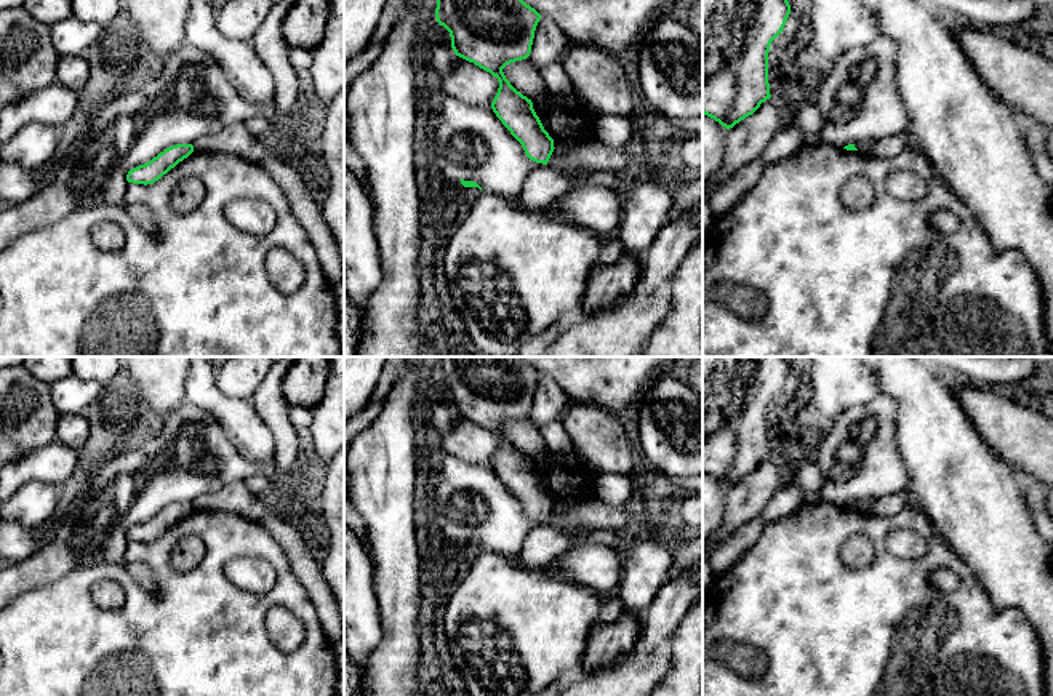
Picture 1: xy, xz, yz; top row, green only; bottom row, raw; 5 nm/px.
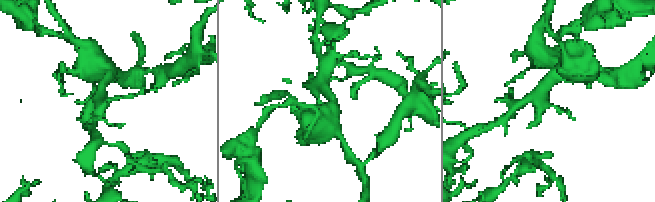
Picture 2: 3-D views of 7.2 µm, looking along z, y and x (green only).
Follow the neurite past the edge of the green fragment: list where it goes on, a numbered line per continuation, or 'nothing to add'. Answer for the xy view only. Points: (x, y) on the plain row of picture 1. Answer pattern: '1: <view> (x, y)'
1: xy (303, 554)

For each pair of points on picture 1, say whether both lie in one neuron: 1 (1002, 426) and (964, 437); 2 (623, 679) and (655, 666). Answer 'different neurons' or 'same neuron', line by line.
1: different neurons
2: same neuron

